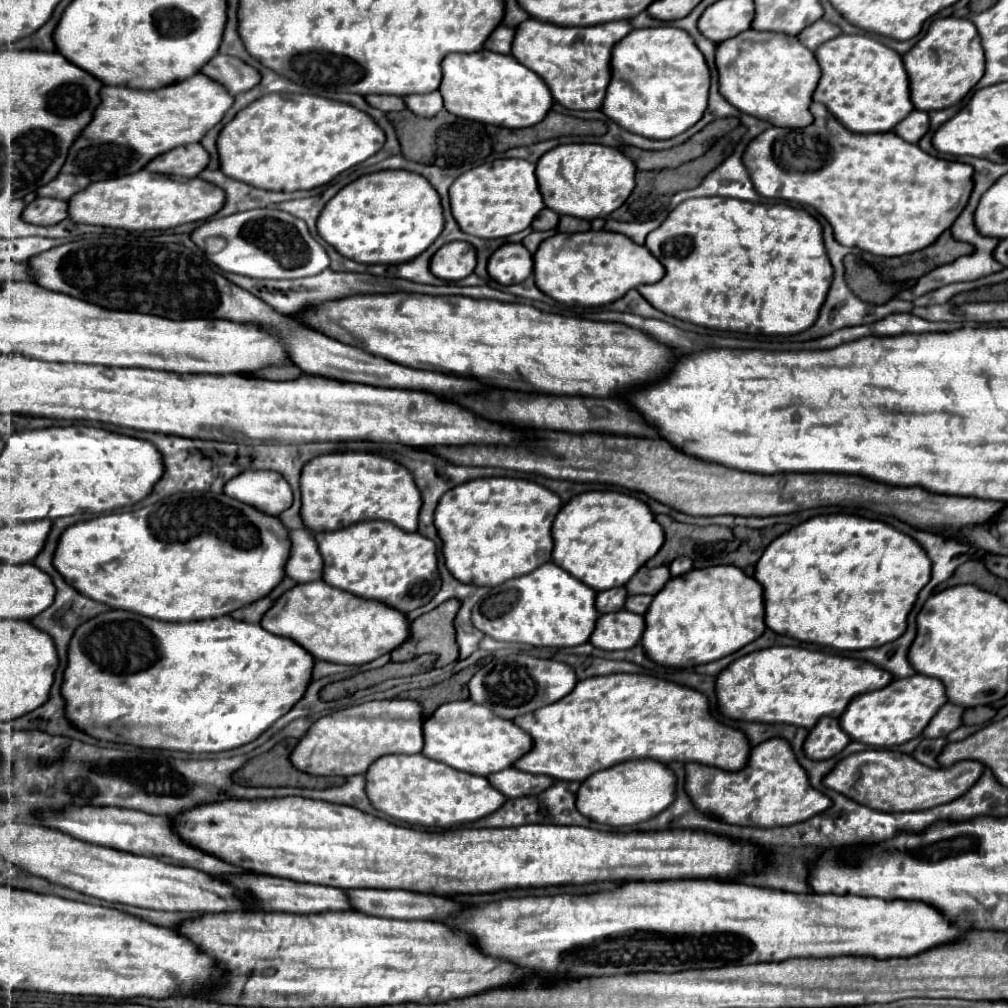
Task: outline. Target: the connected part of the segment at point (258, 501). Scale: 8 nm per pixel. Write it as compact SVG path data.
M244 471L226 483L224 493L272 515L292 505L292 489L276 471Z

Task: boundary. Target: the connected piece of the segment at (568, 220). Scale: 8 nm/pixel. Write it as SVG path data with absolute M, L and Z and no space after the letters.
M560 217L558 223L558 231L588 231L590 229L590 221L586 219L578 219L578 217Z

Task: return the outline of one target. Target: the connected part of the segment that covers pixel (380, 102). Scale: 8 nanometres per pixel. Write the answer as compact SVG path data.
M368 95L366 101L372 107L376 107L380 111L386 111L386 113L388 111L402 111L402 109L406 109L404 99L402 97L394 97L394 95Z

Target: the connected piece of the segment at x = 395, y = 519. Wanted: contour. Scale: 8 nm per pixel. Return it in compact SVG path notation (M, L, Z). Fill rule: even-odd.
M330 453L314 457L306 463L300 477L302 519L314 531L336 531L358 521L384 519L404 531L416 531L418 511L422 507L420 491L410 471L376 453Z

